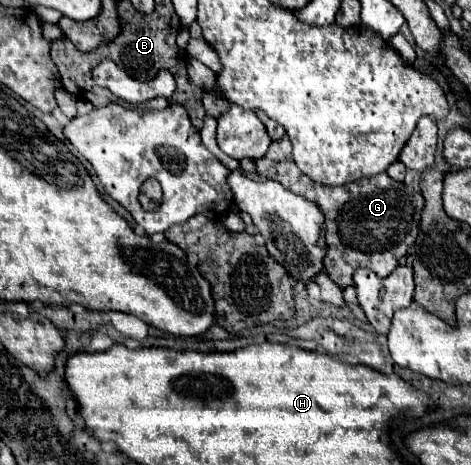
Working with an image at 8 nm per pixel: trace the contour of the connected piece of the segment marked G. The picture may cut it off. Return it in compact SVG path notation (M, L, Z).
M284 135L280 141L274 141L268 155L256 161L256 167L262 177L274 179L292 193L300 193L302 197L322 207L326 215L328 243L328 255L324 257L324 265L330 279L340 287L354 285L352 275L358 267L368 267L378 277L388 277L398 267L398 259L408 253L408 249L418 237L424 197L416 189L390 179L386 173L340 187L318 185L296 167L288 135Z

